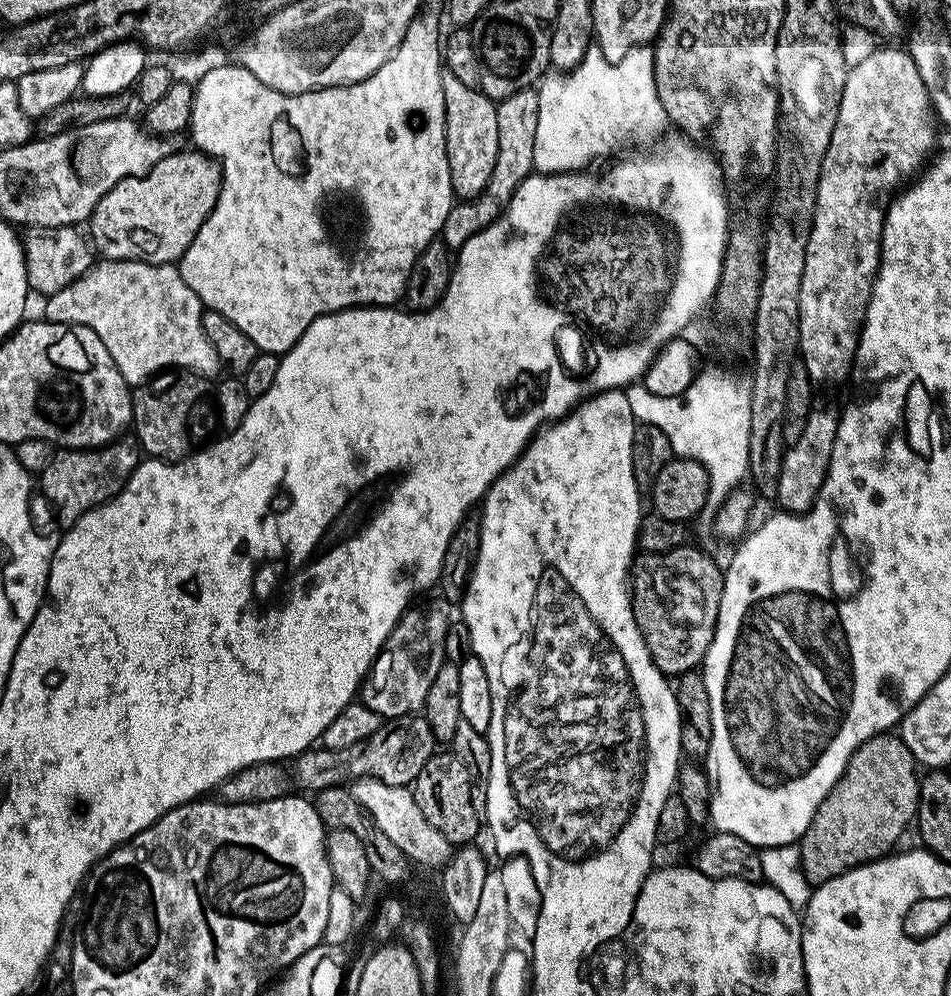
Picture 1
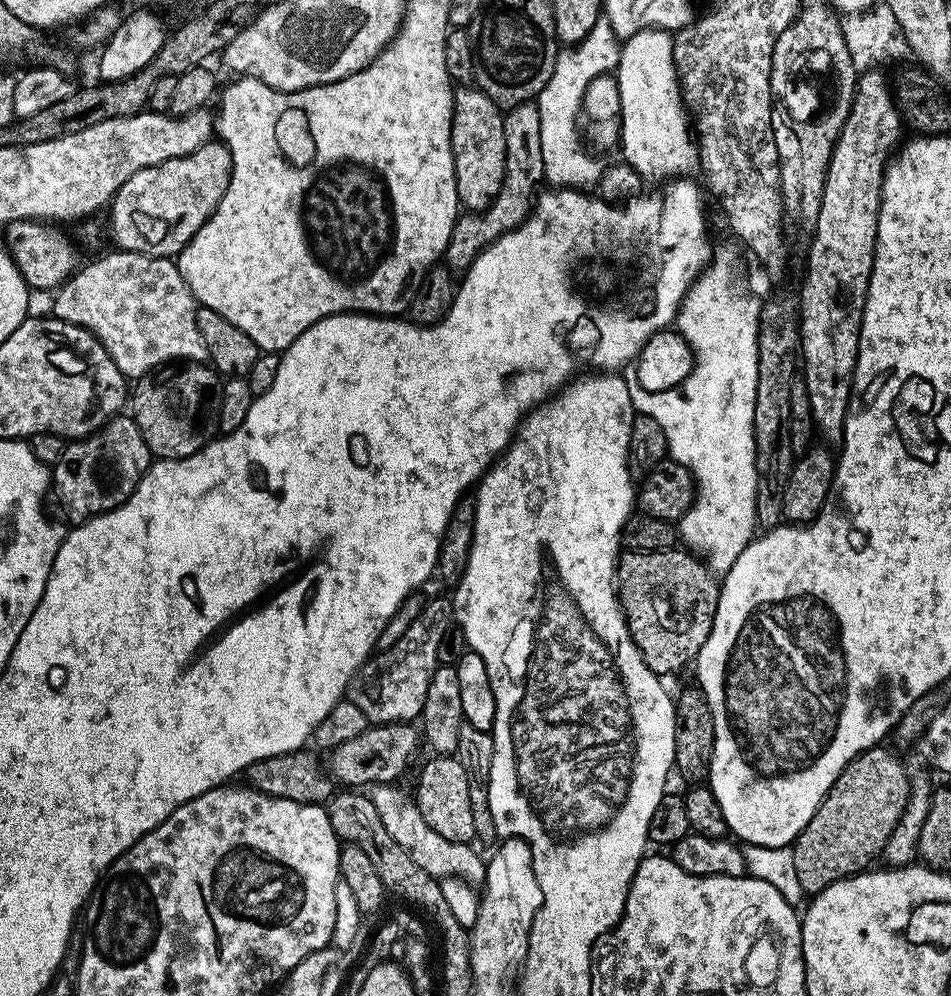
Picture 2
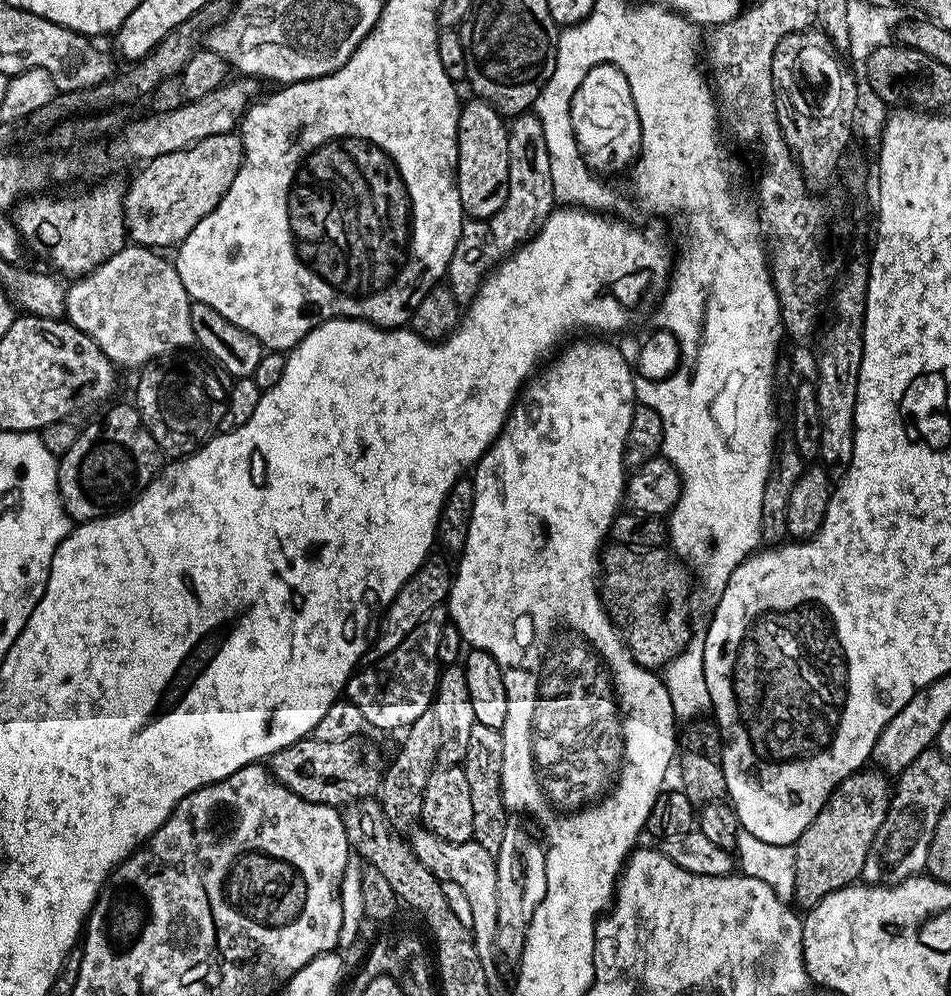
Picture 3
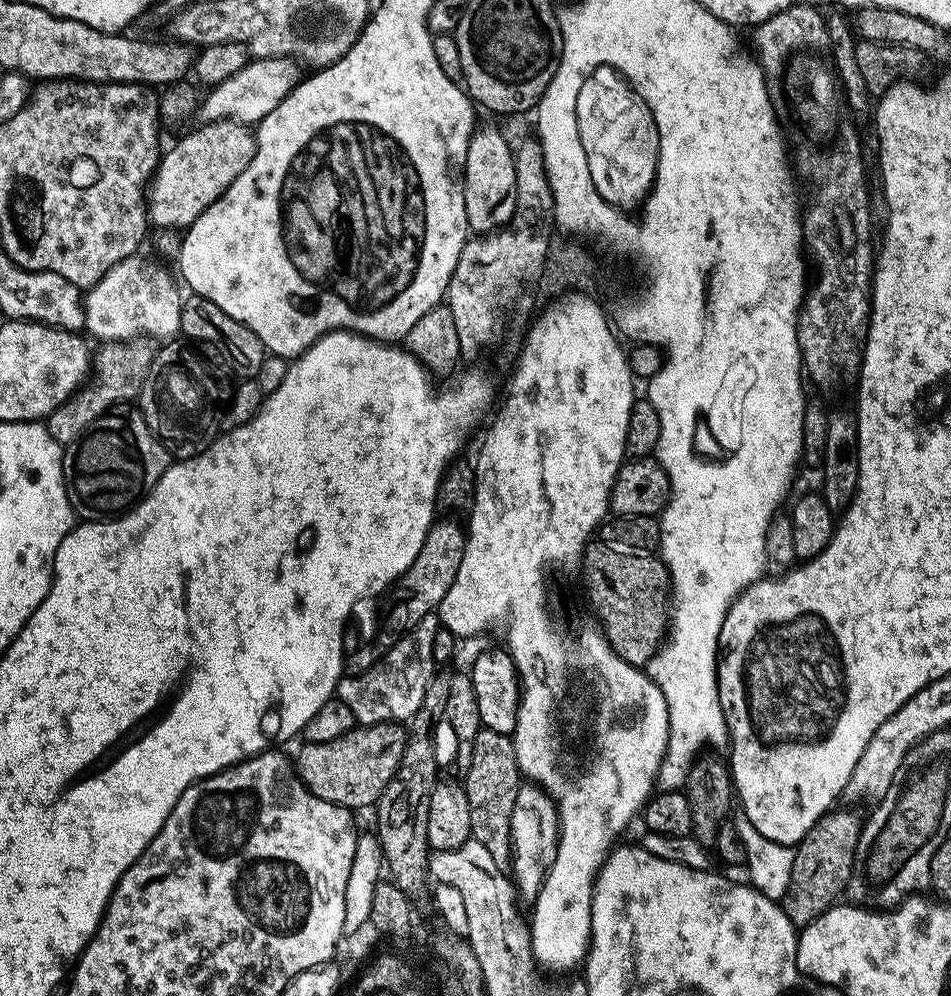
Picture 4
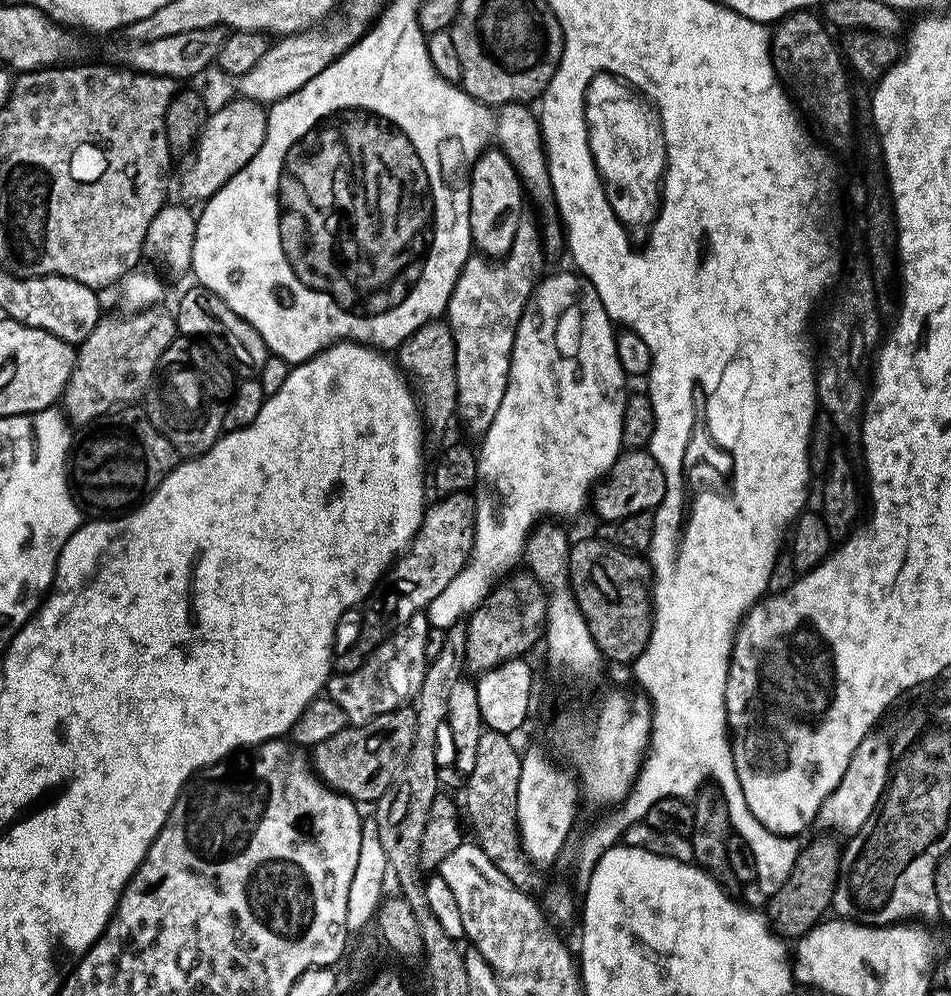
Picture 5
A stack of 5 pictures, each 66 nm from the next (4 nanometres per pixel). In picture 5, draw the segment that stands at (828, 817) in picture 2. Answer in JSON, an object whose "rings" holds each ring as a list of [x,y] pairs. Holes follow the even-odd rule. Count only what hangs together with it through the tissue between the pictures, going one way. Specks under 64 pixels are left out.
{"rings":[[[824,834],[821,840],[805,843],[794,862],[794,870],[788,881],[776,893],[767,897],[768,922],[781,937],[805,936],[811,928],[816,927],[825,919],[826,913],[831,909],[834,886],[840,873],[840,853],[842,851],[841,845],[839,843],[836,845],[831,839],[835,840],[831,835]]]}

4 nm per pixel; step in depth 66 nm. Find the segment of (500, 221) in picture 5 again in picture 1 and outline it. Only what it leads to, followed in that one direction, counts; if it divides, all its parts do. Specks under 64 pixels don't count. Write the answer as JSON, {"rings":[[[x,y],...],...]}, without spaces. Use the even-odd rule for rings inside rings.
{"rings":[[[441,67],[442,98],[446,106],[446,154],[450,162],[450,182],[460,200],[472,200],[490,182],[494,161],[498,159],[497,101],[491,100],[479,88],[465,86],[450,70]]]}

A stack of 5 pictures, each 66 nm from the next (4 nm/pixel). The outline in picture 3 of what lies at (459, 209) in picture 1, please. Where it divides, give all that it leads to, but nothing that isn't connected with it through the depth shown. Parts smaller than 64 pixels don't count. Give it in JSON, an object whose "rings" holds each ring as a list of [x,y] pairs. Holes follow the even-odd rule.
{"rings":[[[529,110],[511,117],[508,124],[508,161],[510,178],[502,210],[498,210],[498,214],[494,214],[489,220],[465,219],[458,246],[454,246],[454,254],[448,263],[446,284],[462,306],[475,300],[480,285],[501,260],[511,256],[540,231],[540,227],[547,222],[548,215],[558,204],[554,182],[550,178],[546,134],[542,134],[542,122],[536,117],[535,111]]]}

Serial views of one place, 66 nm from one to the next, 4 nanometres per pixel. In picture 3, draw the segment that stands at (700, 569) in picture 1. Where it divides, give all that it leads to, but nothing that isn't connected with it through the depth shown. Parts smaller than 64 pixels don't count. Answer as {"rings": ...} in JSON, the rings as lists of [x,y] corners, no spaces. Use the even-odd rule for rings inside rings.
{"rings":[[[617,543],[611,547],[602,556],[604,609],[638,666],[663,669],[675,656],[682,654],[694,636],[688,625],[688,595],[693,584],[690,573],[671,551],[664,548],[635,552],[633,548],[624,548]]]}

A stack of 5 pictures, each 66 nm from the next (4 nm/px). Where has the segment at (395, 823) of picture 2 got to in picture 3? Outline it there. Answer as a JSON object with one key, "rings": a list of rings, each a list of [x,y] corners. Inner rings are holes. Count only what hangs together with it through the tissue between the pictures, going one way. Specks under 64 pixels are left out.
{"rings":[[[423,826],[417,827],[412,834],[410,845],[418,862],[422,862],[422,866],[426,866],[426,870],[430,870],[430,874],[434,874],[441,882],[454,882],[466,893],[466,899],[470,902],[470,927],[472,937],[476,940],[476,949],[485,962],[491,961],[498,931],[498,874],[495,855],[482,850],[482,846],[478,846],[473,839],[461,844],[451,844]]]}

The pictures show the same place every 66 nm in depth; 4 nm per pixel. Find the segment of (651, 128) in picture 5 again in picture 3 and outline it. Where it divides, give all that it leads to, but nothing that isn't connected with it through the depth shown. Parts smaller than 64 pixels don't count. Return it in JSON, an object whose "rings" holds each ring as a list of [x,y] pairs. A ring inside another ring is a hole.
{"rings":[[[612,64],[592,67],[571,99],[571,128],[580,155],[597,174],[616,172],[639,157],[641,122],[637,117],[632,90],[620,68]]]}

